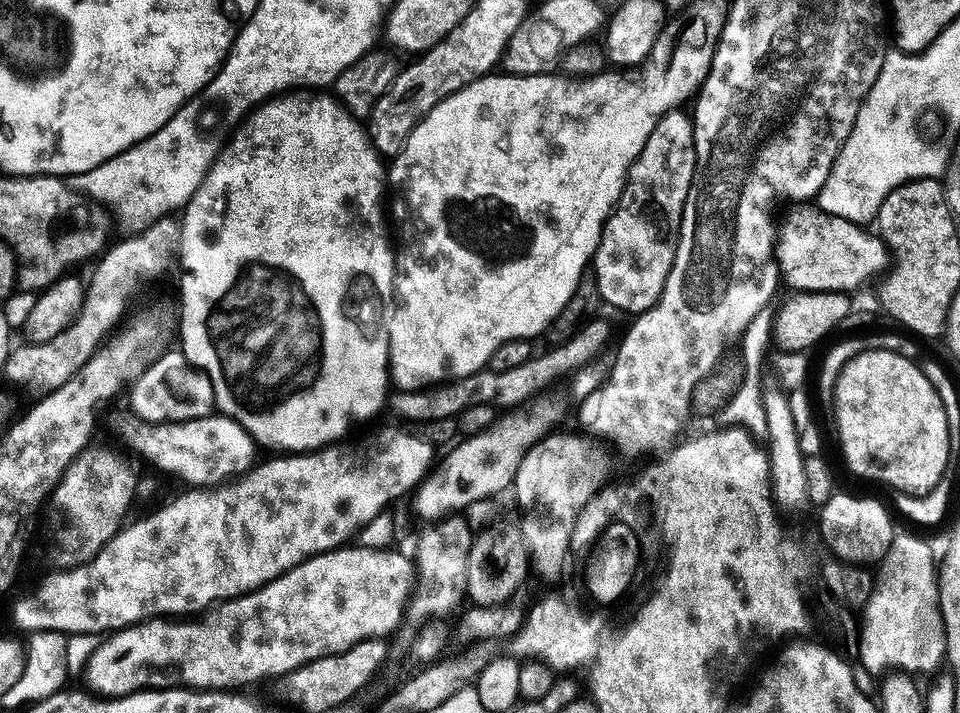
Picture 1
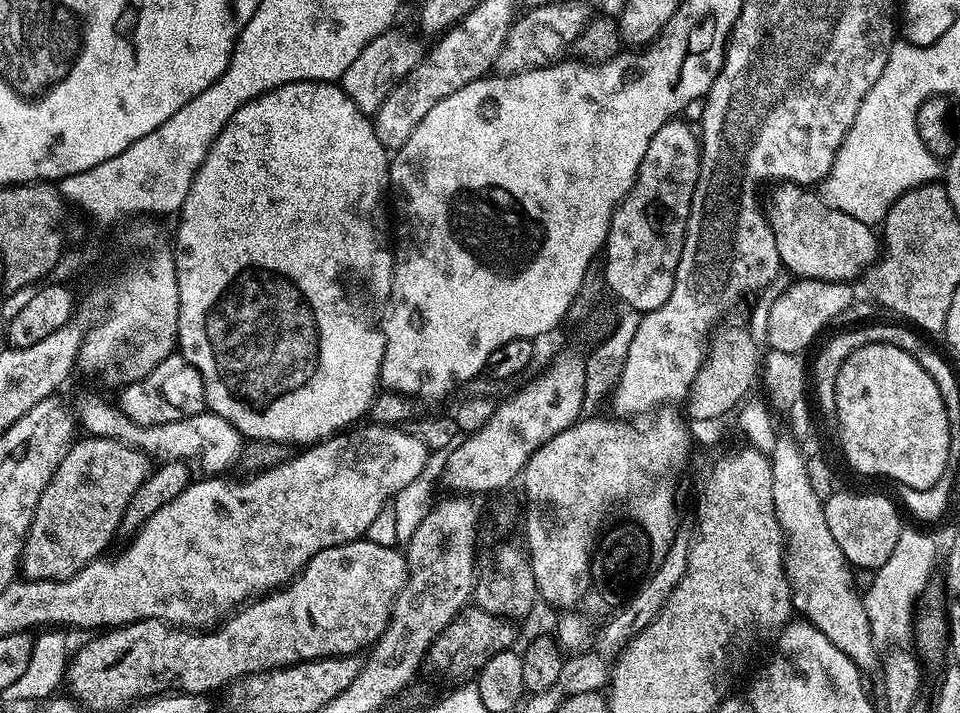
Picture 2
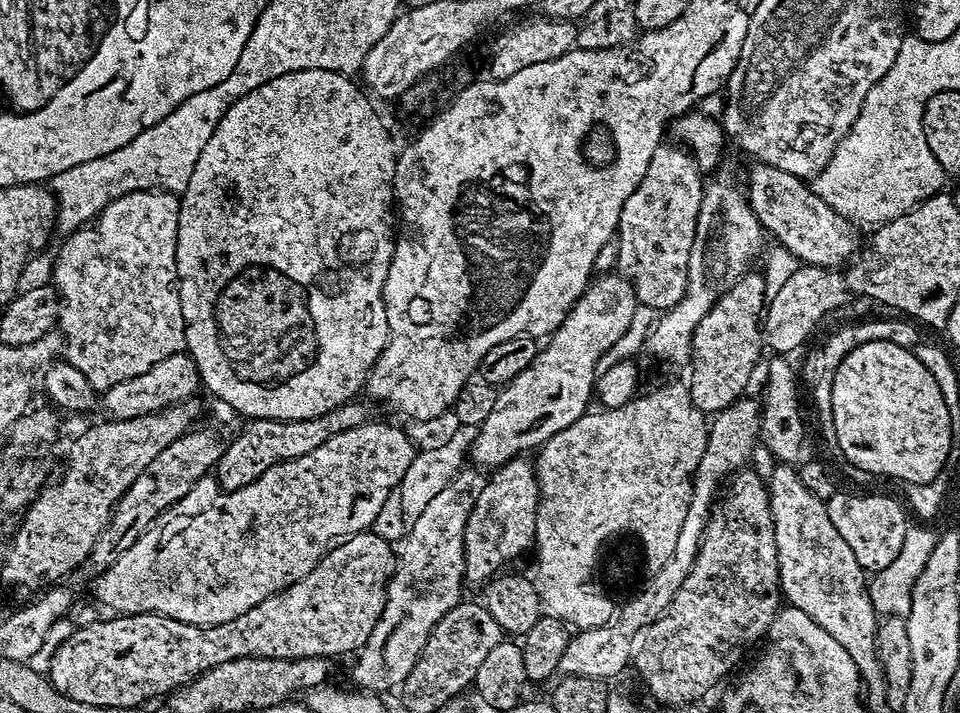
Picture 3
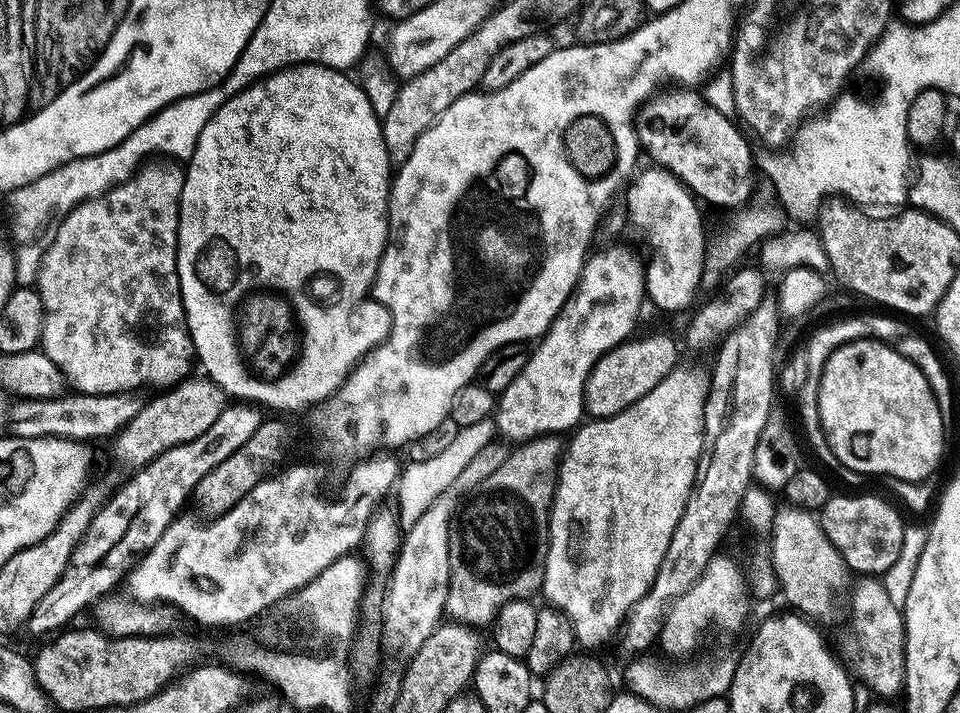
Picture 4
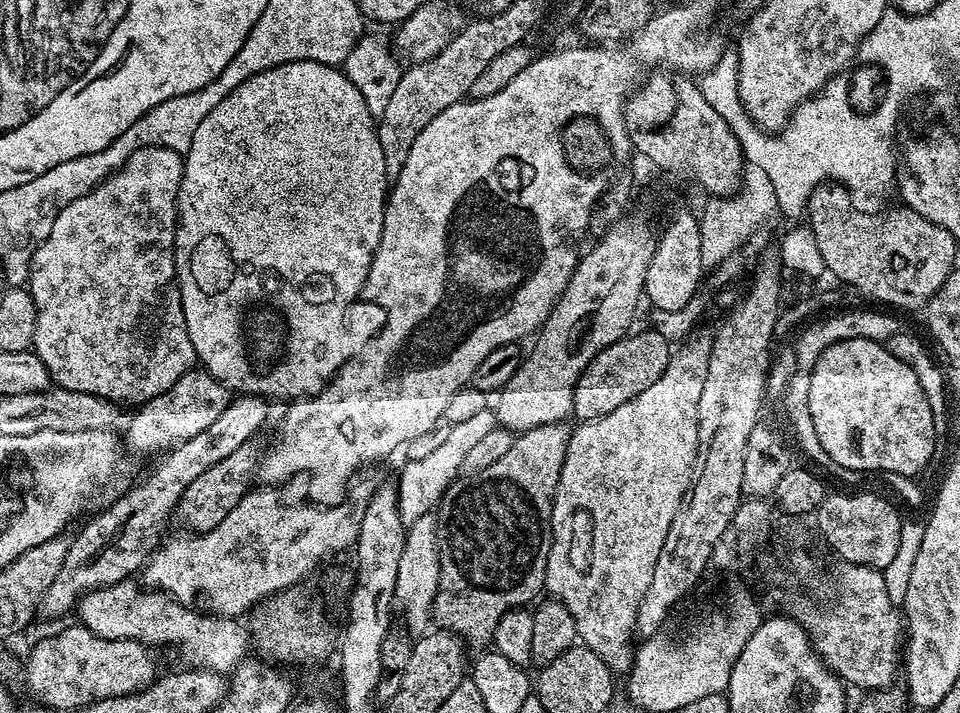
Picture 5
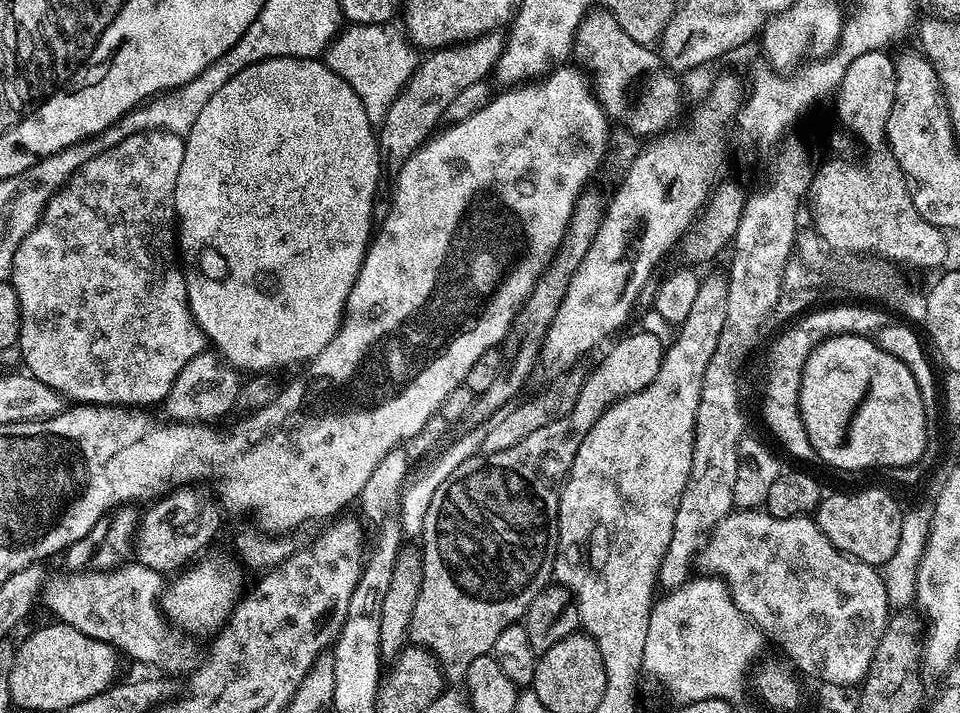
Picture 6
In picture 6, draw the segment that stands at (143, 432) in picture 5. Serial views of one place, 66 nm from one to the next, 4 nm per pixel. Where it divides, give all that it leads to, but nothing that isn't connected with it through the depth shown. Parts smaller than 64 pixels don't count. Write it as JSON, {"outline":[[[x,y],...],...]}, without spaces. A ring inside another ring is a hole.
{"outline":[[[208,350],[197,352],[195,358],[182,366],[182,374],[178,374],[174,386],[170,386],[170,394],[166,394],[162,402],[162,409],[168,415],[165,417],[169,421],[182,424],[216,422],[212,420],[235,409],[241,383],[237,369],[225,364],[219,355]]]}

